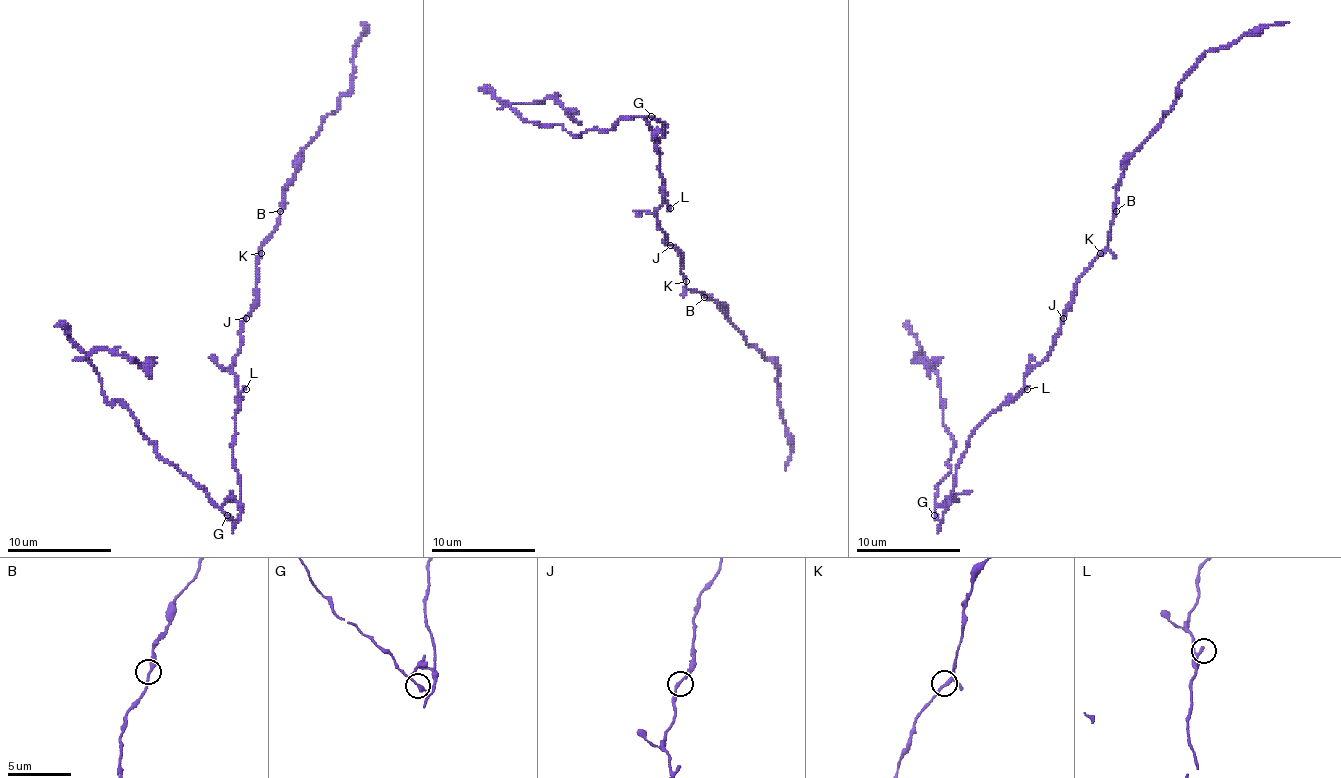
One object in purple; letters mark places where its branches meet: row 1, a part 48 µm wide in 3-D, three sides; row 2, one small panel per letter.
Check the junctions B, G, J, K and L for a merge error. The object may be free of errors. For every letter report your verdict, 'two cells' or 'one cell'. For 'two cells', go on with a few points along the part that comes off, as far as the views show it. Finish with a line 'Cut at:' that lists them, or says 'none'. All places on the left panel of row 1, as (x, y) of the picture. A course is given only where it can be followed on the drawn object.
B: one cell
G: two cells | (227, 515), (157, 452), (136, 418), (109, 402), (86, 357), (99, 350), (138, 363), (157, 357)
J: one cell
K: one cell
L: one cell
Cut at: G

